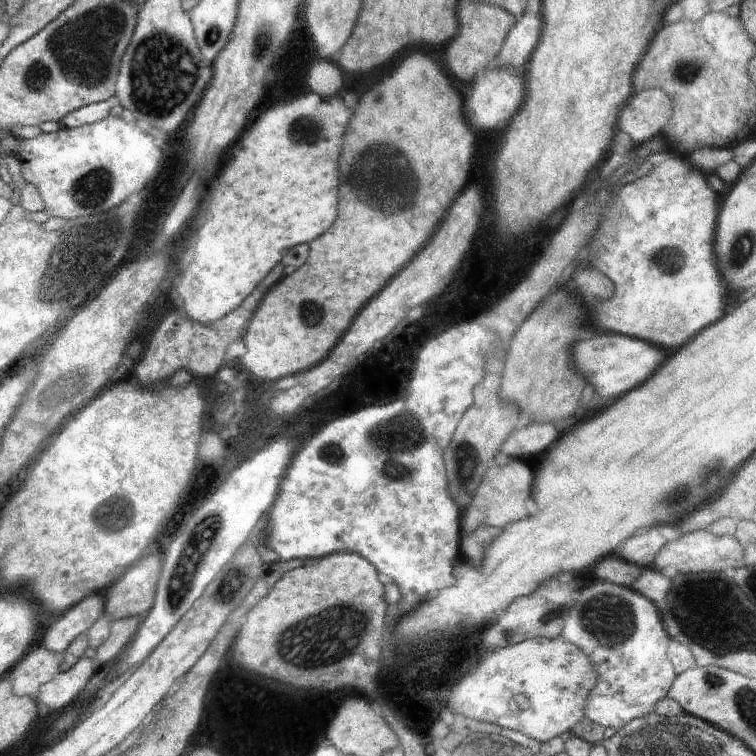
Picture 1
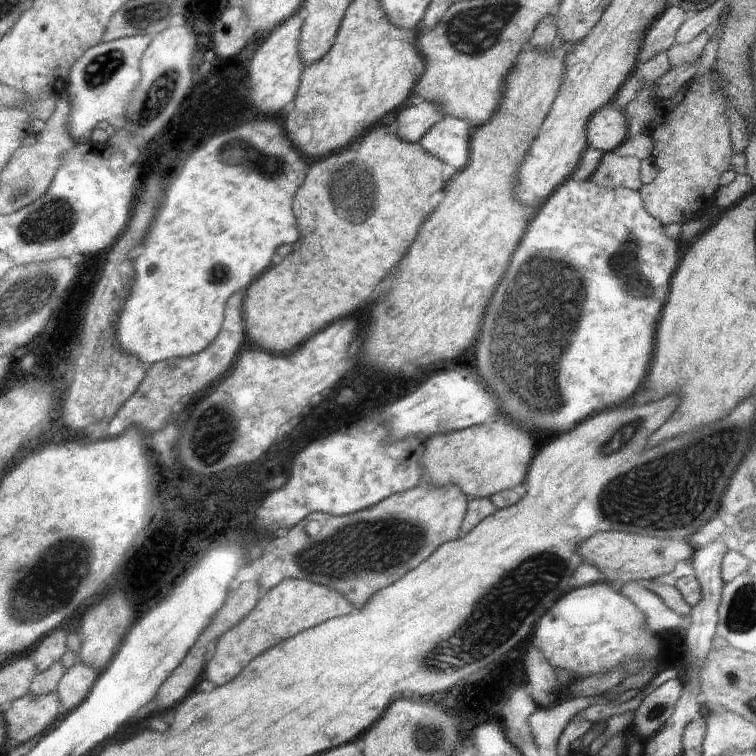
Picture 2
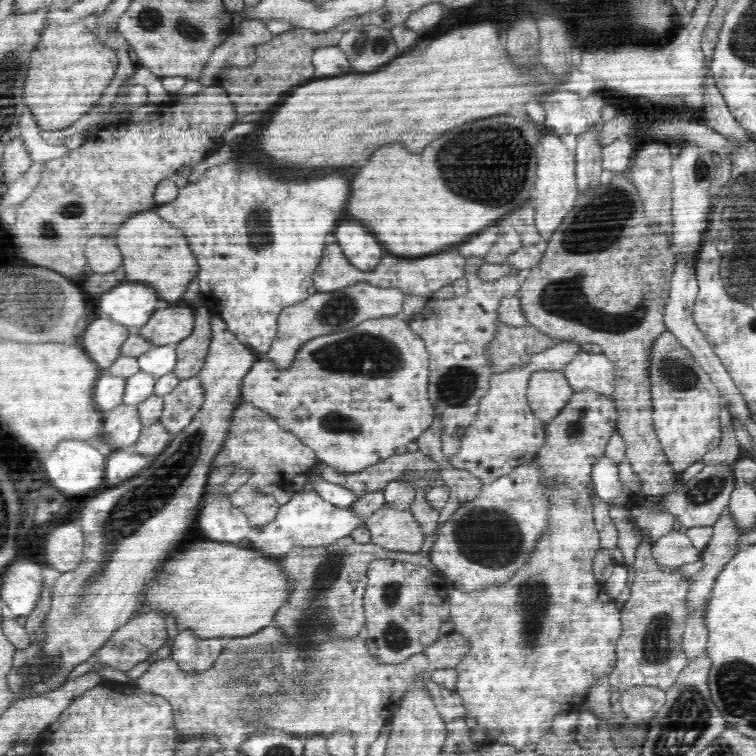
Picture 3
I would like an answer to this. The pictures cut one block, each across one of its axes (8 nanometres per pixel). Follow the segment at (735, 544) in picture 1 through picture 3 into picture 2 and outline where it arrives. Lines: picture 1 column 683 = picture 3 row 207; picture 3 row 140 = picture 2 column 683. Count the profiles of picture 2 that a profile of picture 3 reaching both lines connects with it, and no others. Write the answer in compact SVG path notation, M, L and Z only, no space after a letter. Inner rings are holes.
M598 532L598 536L592 536L578 548L582 552L585 561L590 561L604 573L610 584L621 585L643 579L649 582L657 576L670 578L670 573L678 562L688 562L693 559L695 549L688 542L678 542L676 539L664 539L655 536L642 536L632 532Z

